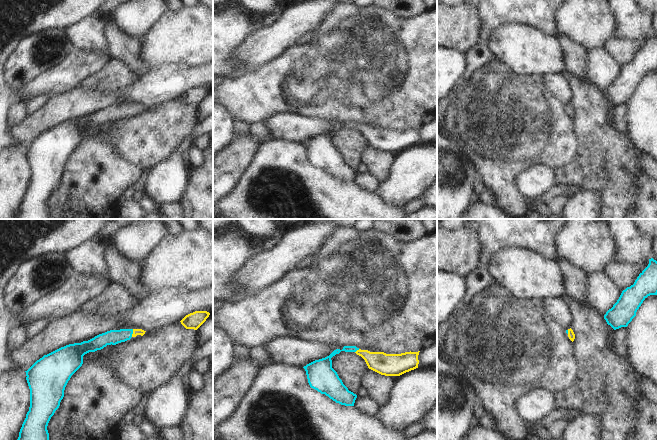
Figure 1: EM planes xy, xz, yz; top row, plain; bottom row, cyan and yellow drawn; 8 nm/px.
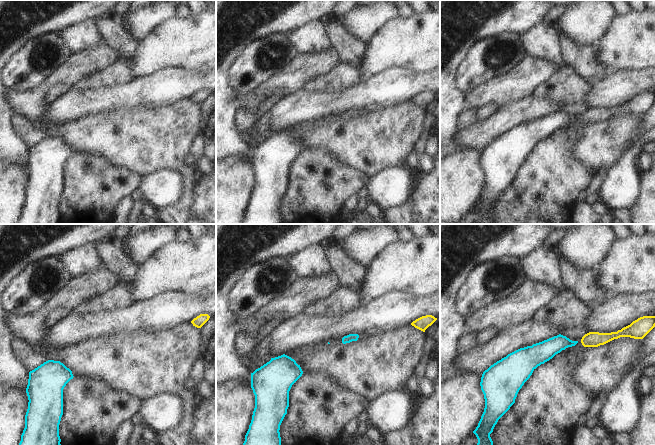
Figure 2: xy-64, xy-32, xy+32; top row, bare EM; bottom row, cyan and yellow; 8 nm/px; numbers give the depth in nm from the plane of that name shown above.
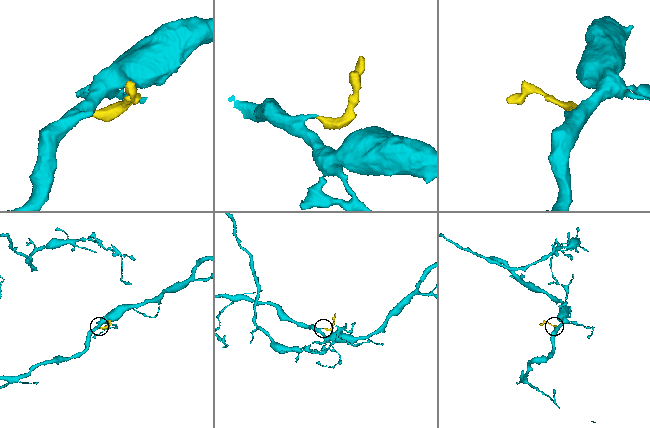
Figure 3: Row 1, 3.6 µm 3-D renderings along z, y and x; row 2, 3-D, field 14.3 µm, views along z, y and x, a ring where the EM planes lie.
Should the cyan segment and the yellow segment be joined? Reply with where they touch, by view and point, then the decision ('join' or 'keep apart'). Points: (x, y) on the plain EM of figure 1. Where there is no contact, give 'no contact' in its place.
meets cyan in xy at (132, 109); join

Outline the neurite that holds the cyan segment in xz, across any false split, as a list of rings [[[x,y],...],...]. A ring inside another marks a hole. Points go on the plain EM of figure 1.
[[[344,122],[342,126],[336,125],[329,132],[315,136],[303,143],[311,164],[345,182],[354,182],[357,171],[348,166],[332,144],[331,134],[341,127],[355,128],[365,136],[369,145],[385,152],[400,152],[418,144],[419,140],[420,127],[386,130],[361,126],[356,122]]]

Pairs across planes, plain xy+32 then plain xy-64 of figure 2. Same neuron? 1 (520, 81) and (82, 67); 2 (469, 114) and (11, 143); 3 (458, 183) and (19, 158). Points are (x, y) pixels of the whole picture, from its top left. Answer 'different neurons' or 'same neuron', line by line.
1: same neuron
2: different neurons
3: different neurons

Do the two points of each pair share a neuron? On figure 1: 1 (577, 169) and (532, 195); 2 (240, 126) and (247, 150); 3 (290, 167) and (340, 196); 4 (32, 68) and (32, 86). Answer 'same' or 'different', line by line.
1: different
2: different
3: same
4: different

